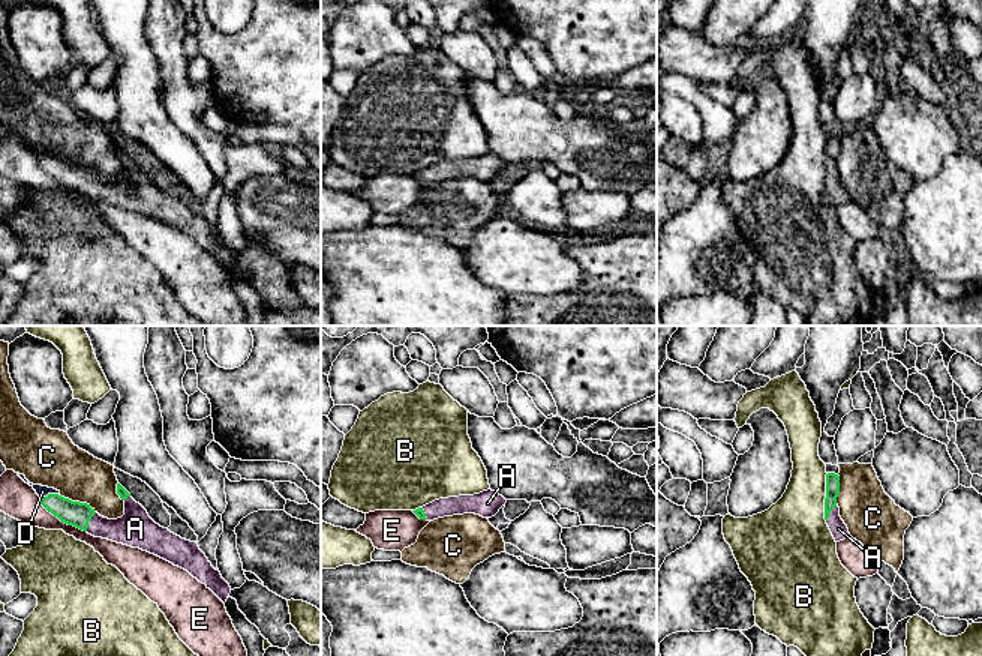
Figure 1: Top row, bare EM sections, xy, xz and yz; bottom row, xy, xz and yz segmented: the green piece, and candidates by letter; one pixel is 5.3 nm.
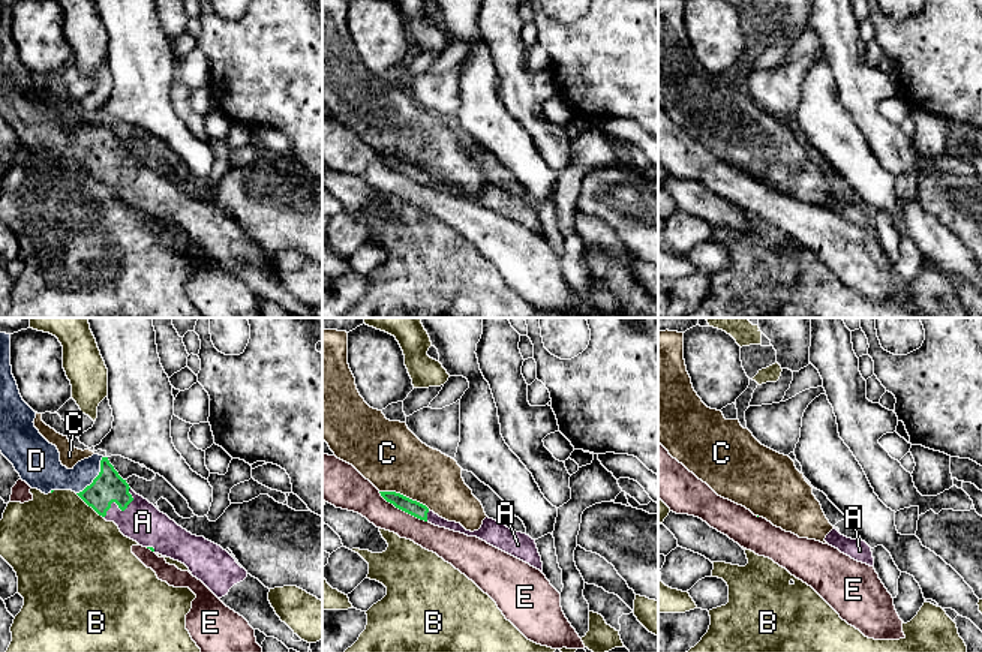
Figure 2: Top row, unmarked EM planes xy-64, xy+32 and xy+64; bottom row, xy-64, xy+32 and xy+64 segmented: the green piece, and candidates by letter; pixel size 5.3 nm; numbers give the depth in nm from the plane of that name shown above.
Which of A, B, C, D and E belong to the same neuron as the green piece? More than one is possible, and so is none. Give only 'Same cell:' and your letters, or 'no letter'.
Same cell: A, D

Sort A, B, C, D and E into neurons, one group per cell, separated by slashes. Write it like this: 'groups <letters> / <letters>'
groups A D / B / C / E

